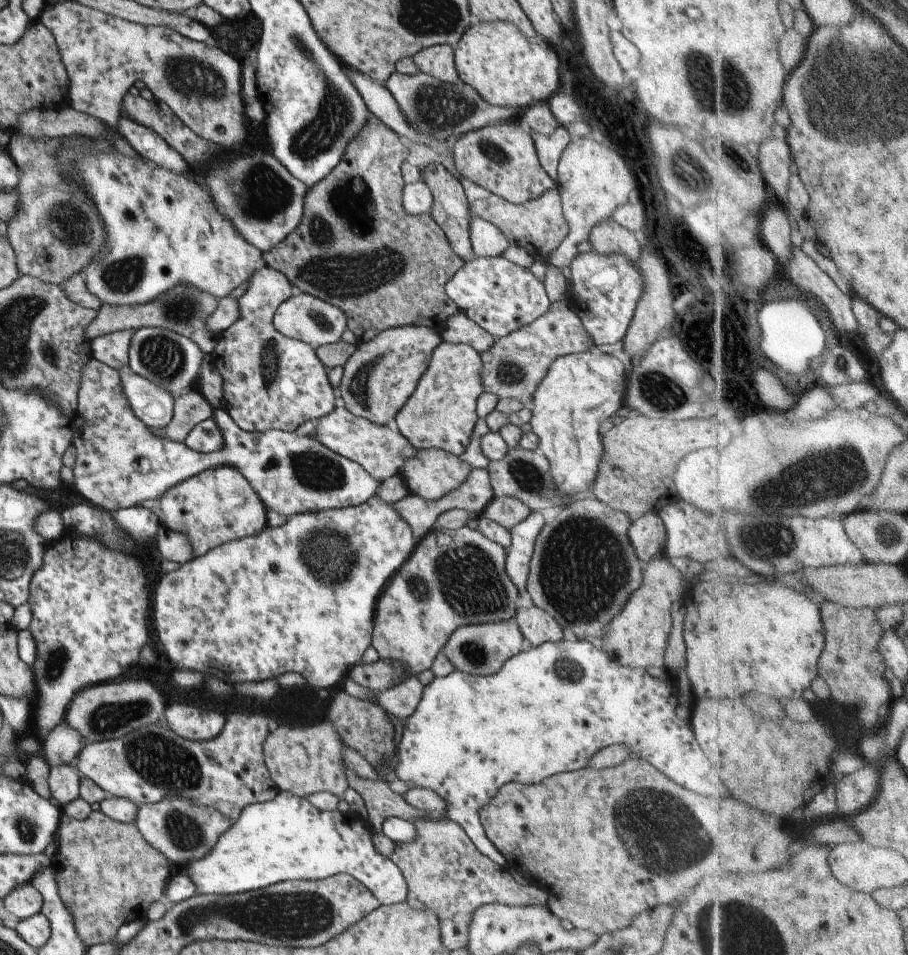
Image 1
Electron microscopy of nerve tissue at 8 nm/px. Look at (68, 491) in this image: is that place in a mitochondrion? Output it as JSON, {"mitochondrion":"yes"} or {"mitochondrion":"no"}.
{"mitochondrion":"no"}

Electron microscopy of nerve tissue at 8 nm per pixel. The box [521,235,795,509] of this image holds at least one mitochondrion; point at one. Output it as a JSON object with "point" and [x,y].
{"point":[658,391]}

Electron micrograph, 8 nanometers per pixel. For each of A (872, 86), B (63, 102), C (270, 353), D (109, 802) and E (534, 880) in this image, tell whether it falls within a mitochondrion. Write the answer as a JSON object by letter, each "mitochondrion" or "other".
{"A":"mitochondrion","B":"other","C":"mitochondrion","D":"other","E":"other"}

